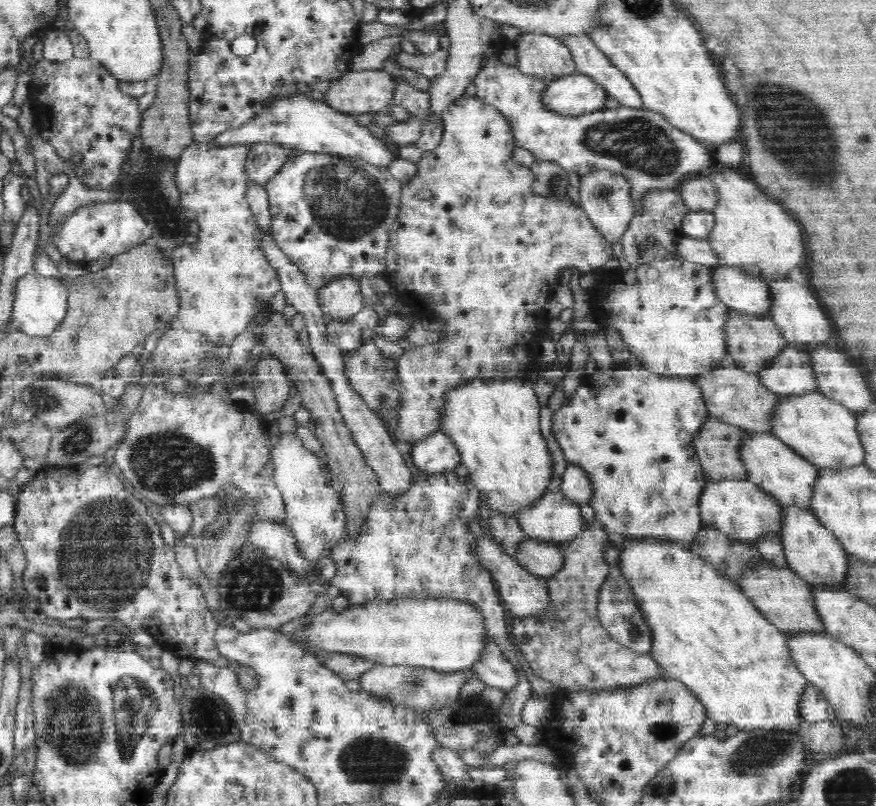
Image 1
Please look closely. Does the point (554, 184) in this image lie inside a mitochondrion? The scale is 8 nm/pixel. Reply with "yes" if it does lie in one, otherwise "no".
yes

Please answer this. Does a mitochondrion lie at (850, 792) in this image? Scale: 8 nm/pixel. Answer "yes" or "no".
yes

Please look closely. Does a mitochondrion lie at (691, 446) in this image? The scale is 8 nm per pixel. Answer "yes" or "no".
no

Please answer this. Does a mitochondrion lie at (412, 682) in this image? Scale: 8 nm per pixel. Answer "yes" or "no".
yes

